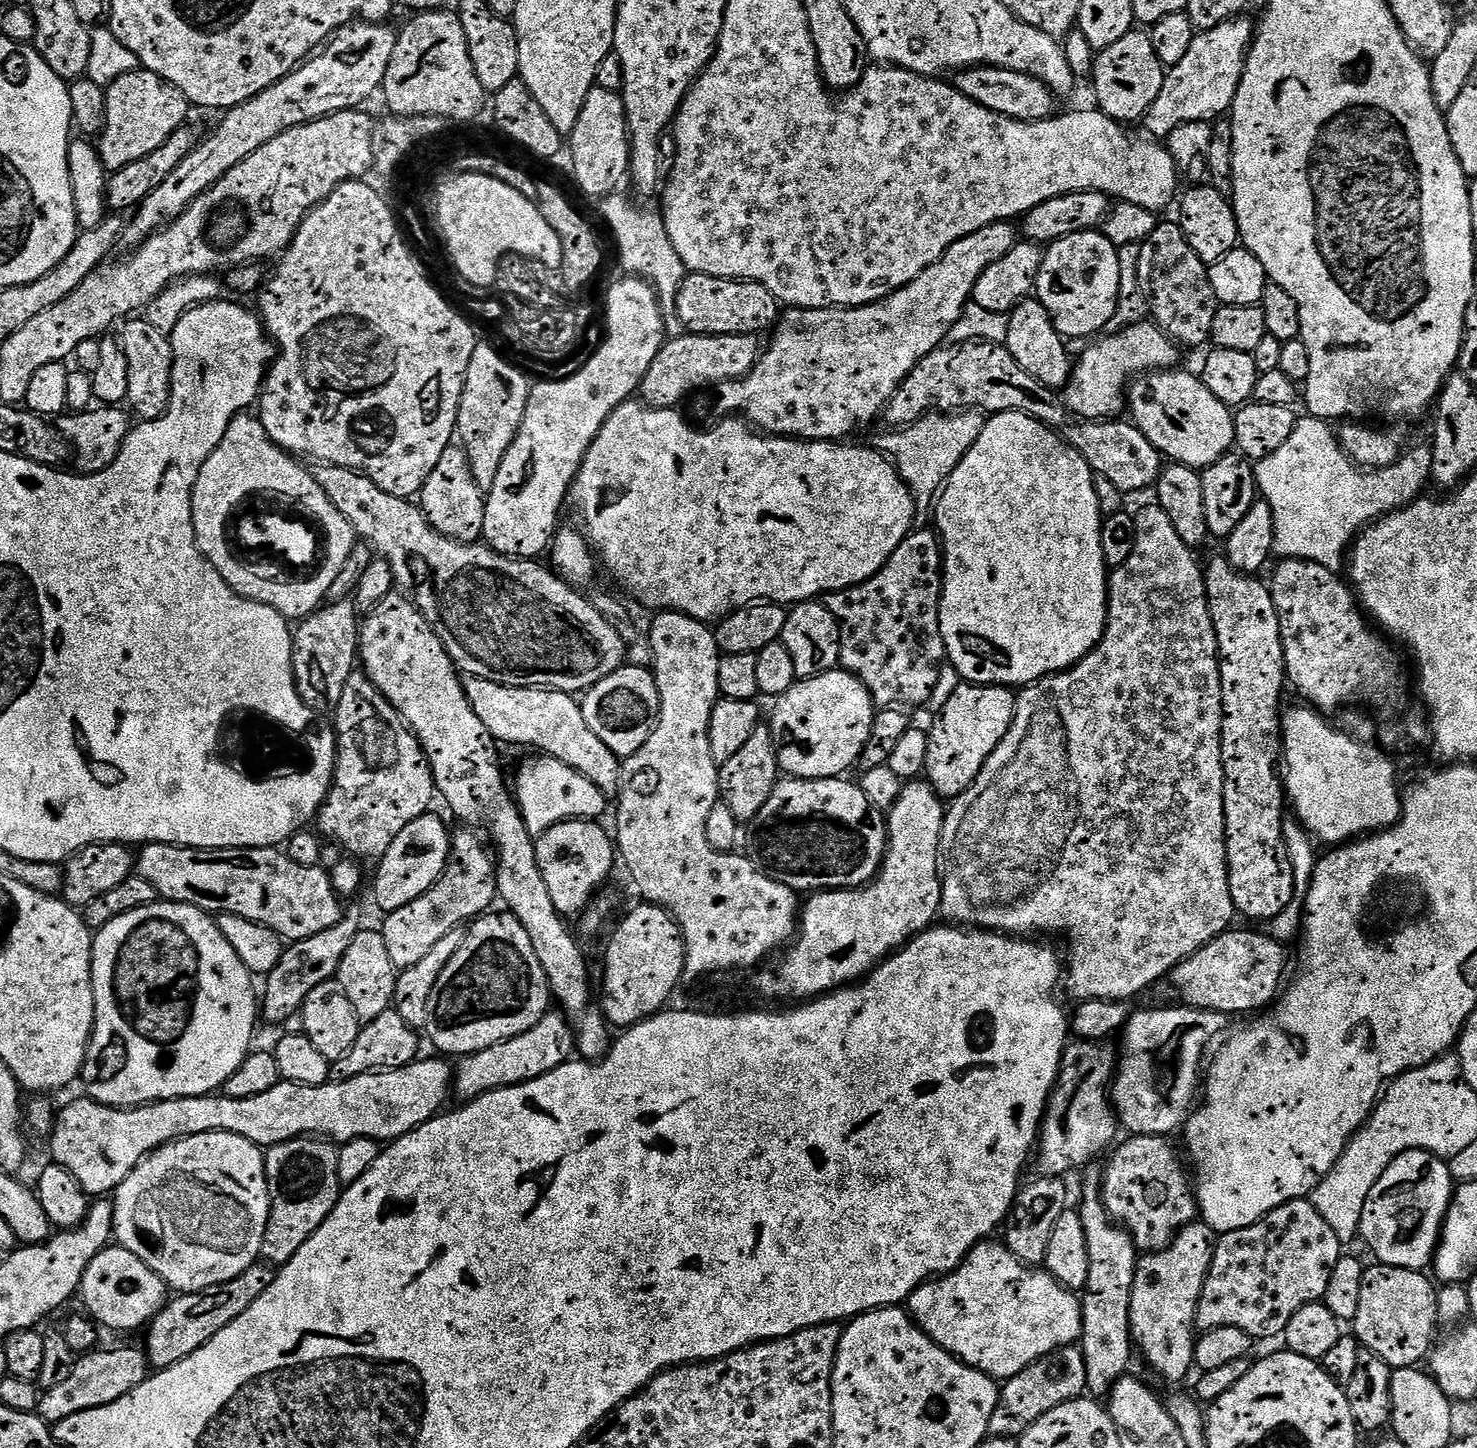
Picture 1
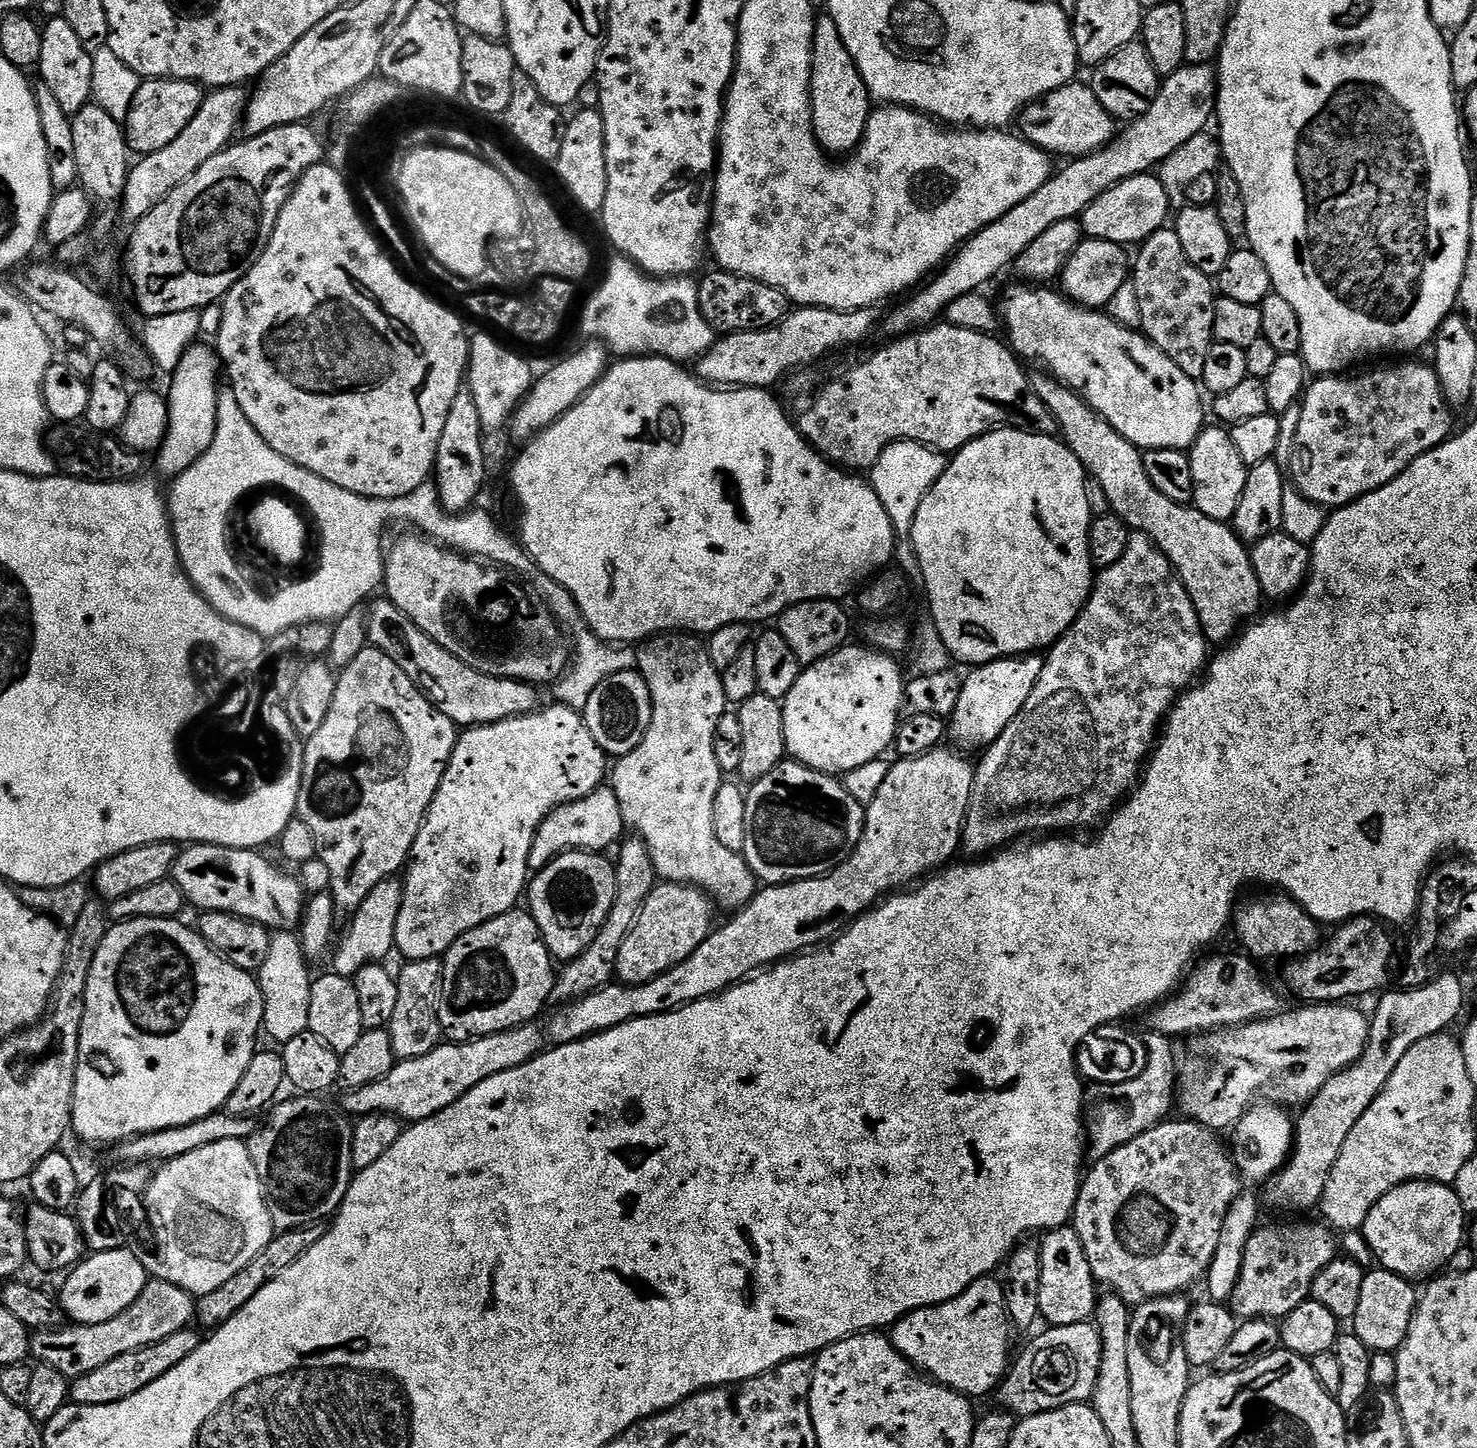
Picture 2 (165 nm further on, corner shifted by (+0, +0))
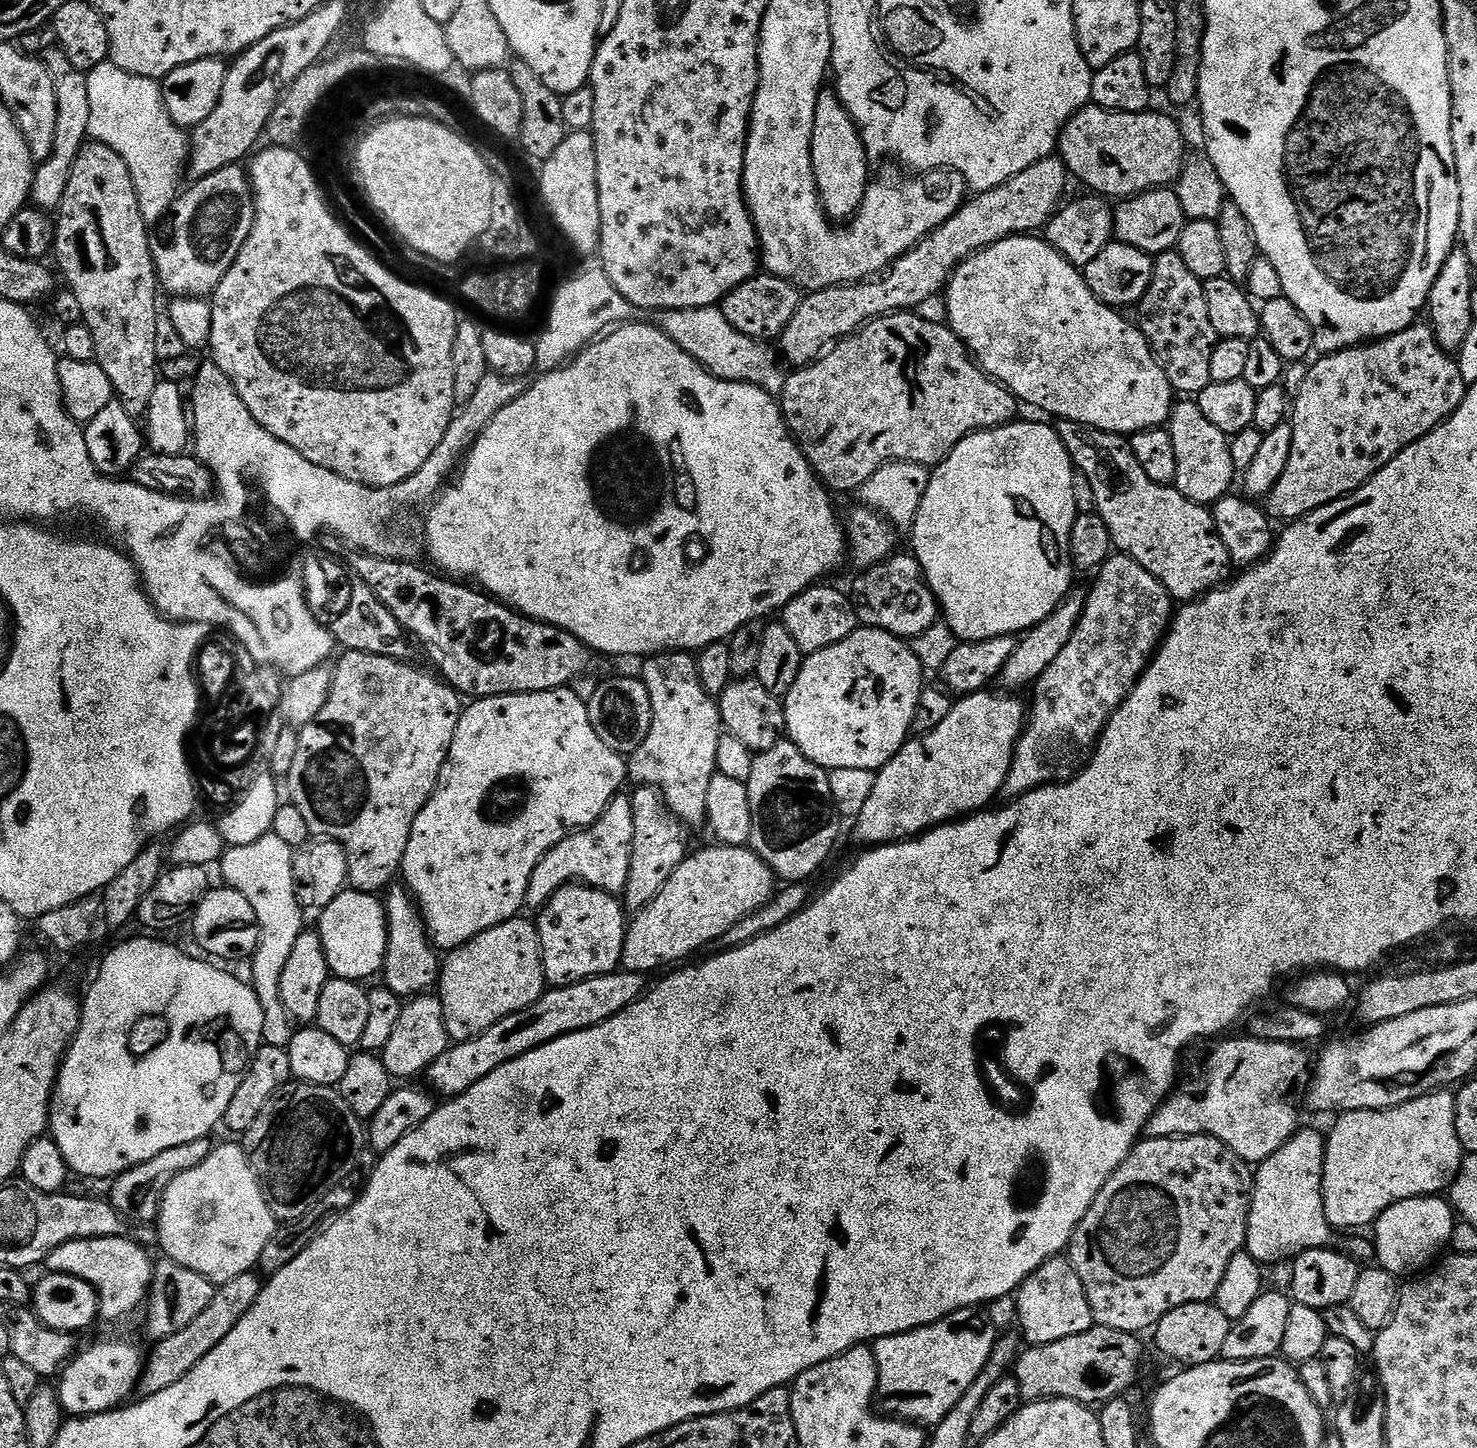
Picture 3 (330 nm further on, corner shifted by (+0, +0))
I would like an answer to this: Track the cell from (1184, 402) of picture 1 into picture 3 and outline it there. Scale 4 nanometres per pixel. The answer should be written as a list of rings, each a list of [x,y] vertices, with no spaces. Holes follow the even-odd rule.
[[[1025,234],[1022,236],[1011,236],[1002,242],[994,242],[994,246],[984,248],[981,252],[975,252],[969,260],[962,261],[956,267],[956,273],[948,281],[946,289],[948,302],[948,319],[946,321],[954,335],[972,353],[972,359],[976,365],[997,380],[1003,388],[1007,388],[1021,405],[1029,404],[1040,412],[1049,412],[1056,420],[1073,420],[1079,424],[1085,424],[1087,428],[1097,428],[1107,432],[1115,432],[1125,438],[1131,437],[1138,432],[1145,432],[1151,428],[1159,428],[1167,425],[1168,415],[1172,413],[1174,393],[1162,366],[1156,360],[1156,356],[1149,346],[1147,338],[1140,333],[1139,327],[1119,316],[1115,307],[1103,304],[1090,290],[1090,286],[1084,281],[1084,273],[1076,268],[1054,246],[1036,234]]]

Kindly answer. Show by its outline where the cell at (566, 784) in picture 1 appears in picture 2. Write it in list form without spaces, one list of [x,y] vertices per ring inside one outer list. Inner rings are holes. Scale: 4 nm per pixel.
[[[610,786],[595,788],[586,798],[558,806],[536,828],[536,837],[530,846],[528,867],[538,873],[554,858],[564,852],[599,852],[607,853],[608,847],[619,845],[626,829],[622,818],[622,806]],[[621,835],[621,836],[620,836]]]

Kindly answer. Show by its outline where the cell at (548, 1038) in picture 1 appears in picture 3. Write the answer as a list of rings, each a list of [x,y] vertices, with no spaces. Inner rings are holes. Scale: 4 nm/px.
[[[637,787],[631,793],[634,806],[634,842],[630,854],[630,874],[622,893],[622,903],[629,913],[641,912],[654,898],[658,898],[658,890],[666,886],[670,874],[678,870],[678,866],[689,855],[689,829],[675,816],[664,797],[655,788]]]

